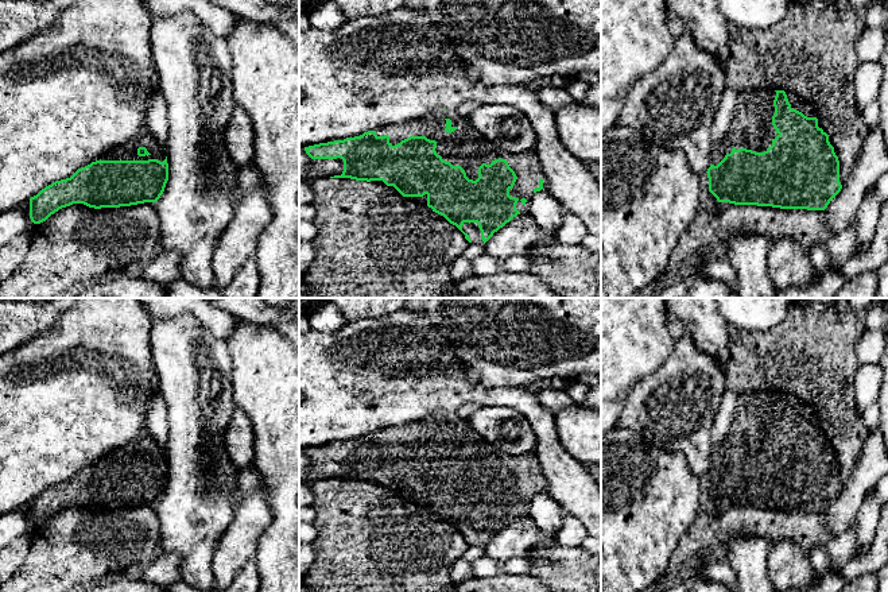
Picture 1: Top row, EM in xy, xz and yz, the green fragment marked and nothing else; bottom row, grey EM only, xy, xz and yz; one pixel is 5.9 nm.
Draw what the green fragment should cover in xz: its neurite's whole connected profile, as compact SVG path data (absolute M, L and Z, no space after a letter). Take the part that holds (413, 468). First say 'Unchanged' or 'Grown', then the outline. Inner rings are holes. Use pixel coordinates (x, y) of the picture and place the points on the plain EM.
Grown. M455 411L434 413L414 423L309 448L305 453L310 461L306 483L319 479L383 483L403 499L426 496L427 508L455 527L469 545L485 546L513 519L528 516L532 498L548 490L534 453L503 453Z

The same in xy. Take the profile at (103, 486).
Grown. M144 425L135 440L31 499L30 521L40 526L73 506L101 511L156 504L167 483L166 450Z

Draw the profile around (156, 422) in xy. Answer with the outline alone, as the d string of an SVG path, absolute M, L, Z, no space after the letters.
M162 394L152 398L146 422L150 434L154 437L156 444L166 450L166 444L168 440L168 419L167 419L167 403Z

